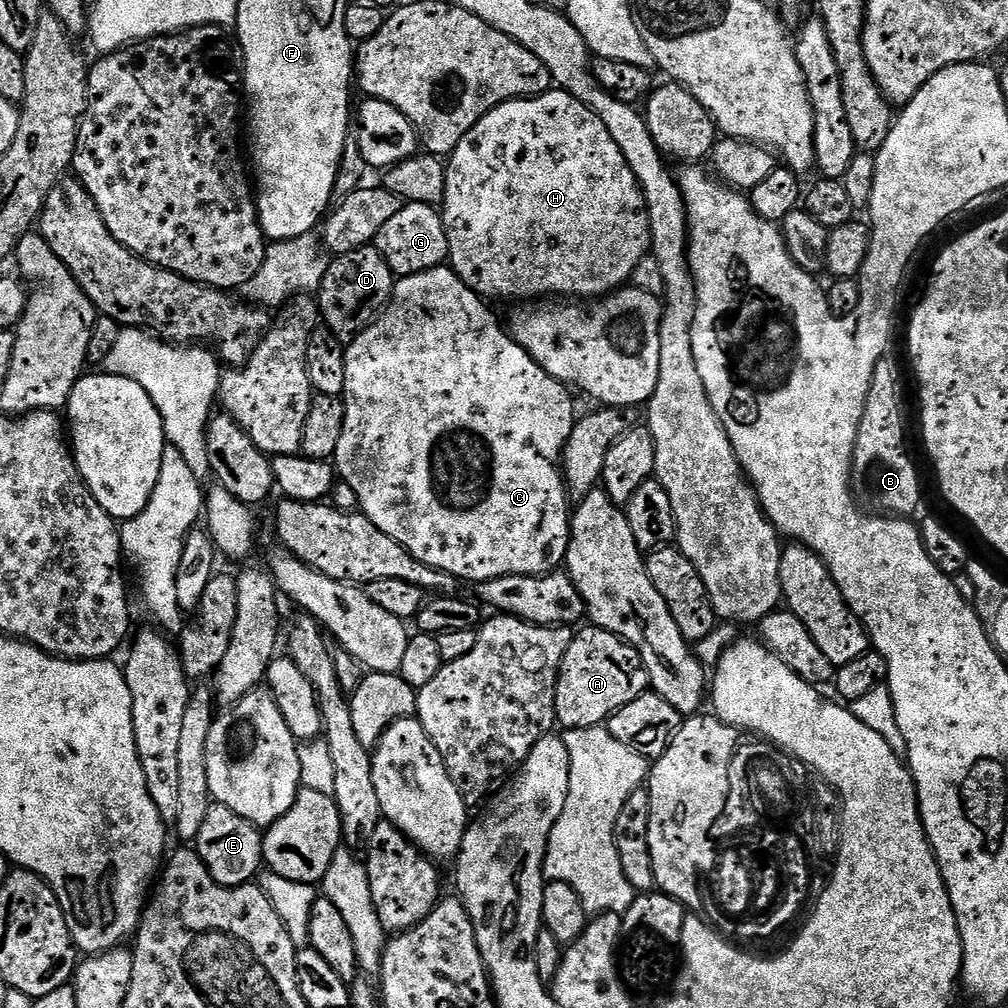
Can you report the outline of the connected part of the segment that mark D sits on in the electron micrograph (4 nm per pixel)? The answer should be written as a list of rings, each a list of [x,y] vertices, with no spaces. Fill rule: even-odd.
[[[375,246],[350,250],[329,263],[318,289],[318,307],[323,323],[340,340],[348,342],[367,330],[384,311],[397,277]]]

